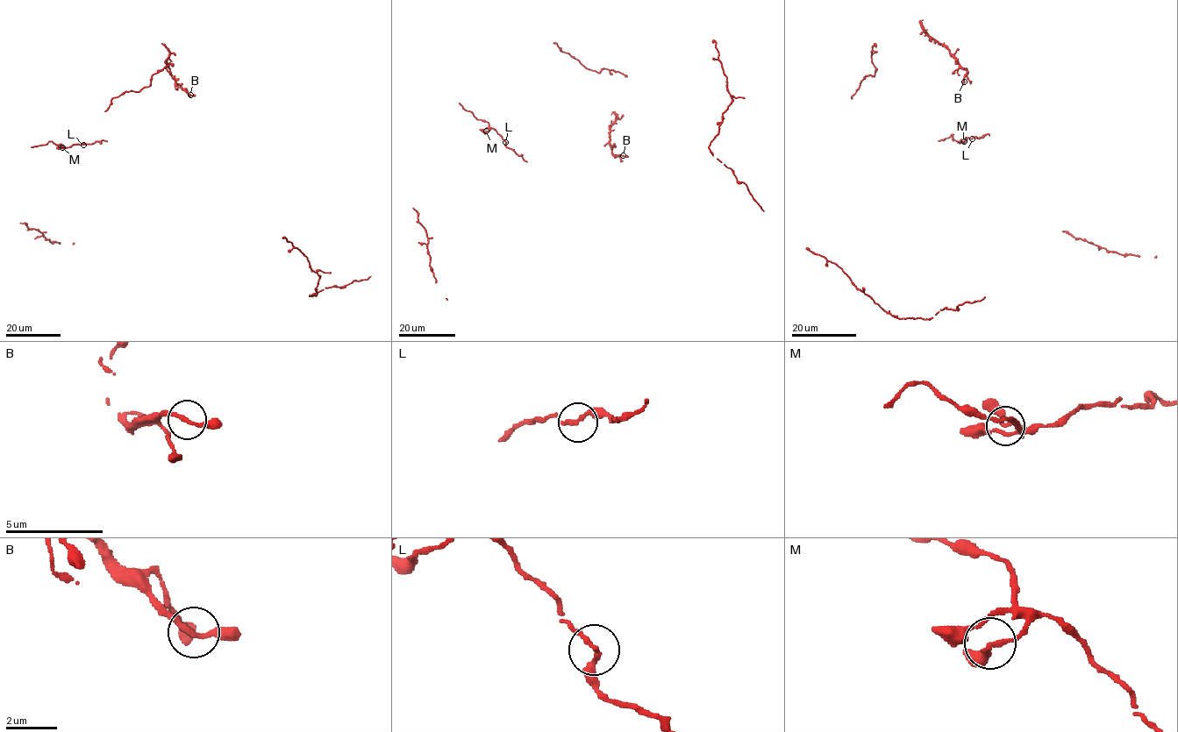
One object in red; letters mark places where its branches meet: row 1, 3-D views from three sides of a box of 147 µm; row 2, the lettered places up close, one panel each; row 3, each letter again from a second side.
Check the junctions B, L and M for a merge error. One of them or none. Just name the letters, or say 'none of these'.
none of these

